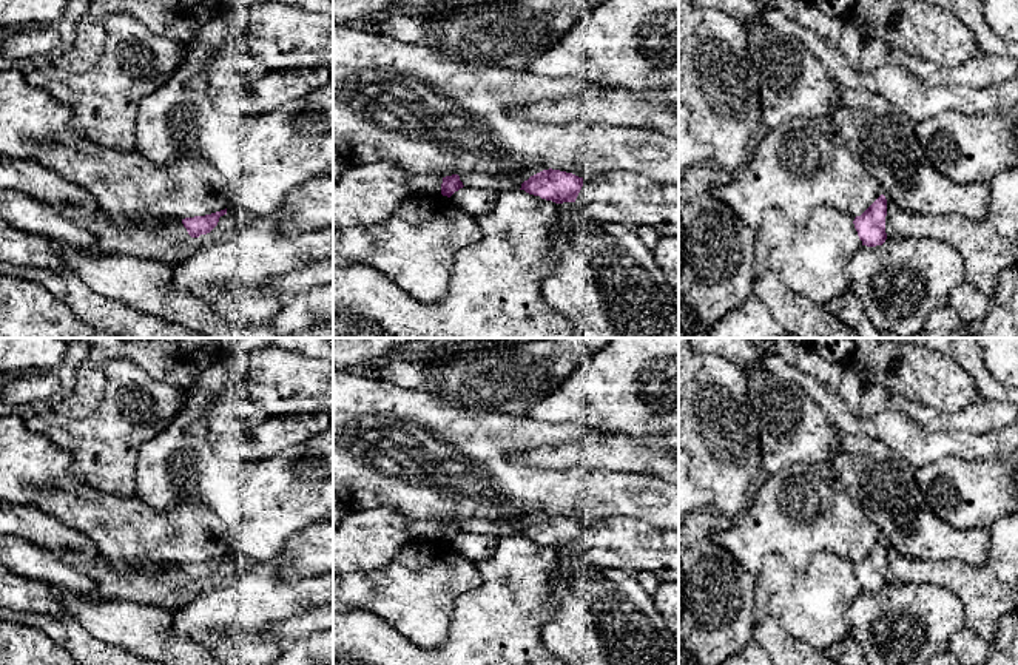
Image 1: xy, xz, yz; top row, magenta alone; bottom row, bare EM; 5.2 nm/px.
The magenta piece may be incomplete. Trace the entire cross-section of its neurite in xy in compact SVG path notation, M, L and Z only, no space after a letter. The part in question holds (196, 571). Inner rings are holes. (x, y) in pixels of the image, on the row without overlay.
M227 554L205 562L185 563L182 569L191 583L199 583L210 579L224 560L227 560Z

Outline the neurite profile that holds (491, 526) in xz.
M531 509L523 512L517 518L458 518L460 526L464 532L470 534L486 534L494 535L497 538L503 535L520 535L521 529L528 526L531 522L549 515L548 512Z

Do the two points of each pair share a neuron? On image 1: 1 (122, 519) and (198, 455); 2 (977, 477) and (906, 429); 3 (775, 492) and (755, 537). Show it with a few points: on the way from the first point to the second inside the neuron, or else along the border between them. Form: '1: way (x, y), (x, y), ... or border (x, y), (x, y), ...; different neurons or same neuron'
1: border (134, 496), (158, 511), (171, 511), (179, 505); different neurons
2: border (981, 459), (943, 457), (915, 469); different neurons
3: way (771, 503), (771, 516), (762, 526); same neuron

